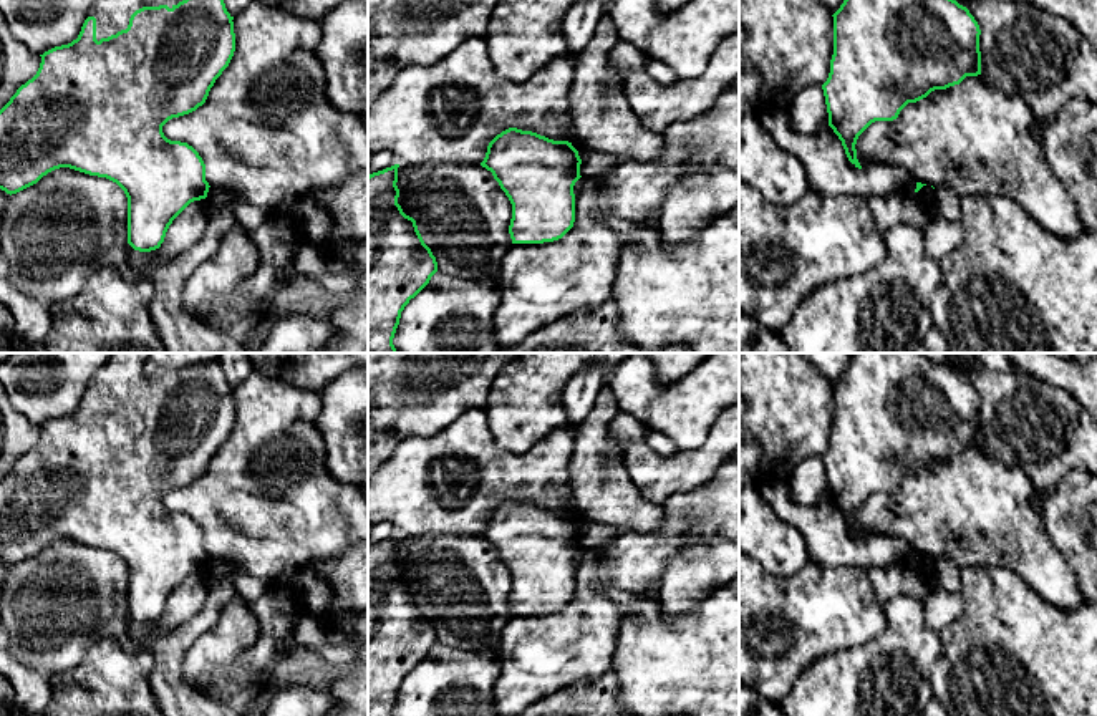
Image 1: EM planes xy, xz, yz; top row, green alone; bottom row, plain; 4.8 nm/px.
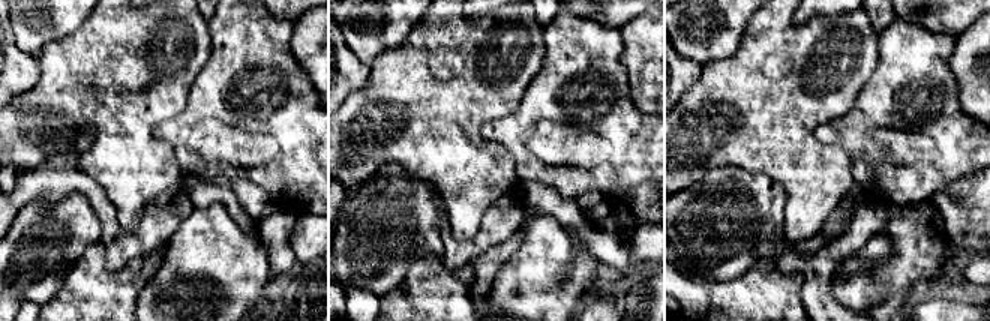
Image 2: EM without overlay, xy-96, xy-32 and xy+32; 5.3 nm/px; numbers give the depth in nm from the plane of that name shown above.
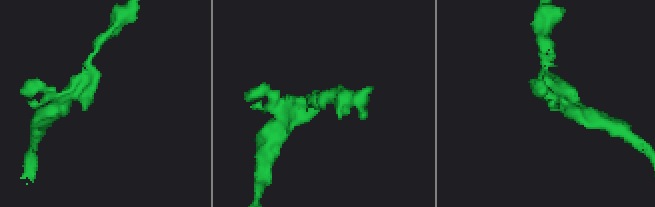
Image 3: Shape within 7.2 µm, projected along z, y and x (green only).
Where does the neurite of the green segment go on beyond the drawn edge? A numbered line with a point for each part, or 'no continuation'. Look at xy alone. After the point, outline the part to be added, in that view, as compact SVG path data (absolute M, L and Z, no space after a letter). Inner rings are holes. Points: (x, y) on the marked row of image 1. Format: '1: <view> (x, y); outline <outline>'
1: xy (111, 15); outline M96 0L88 17L96 18L96 40L126 30L131 15L146 7L144 0Z

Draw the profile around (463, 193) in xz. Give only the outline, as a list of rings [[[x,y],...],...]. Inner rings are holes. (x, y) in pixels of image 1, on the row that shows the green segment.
[[[409,164],[398,167],[401,209],[416,220],[424,244],[431,249],[437,262],[437,272],[471,282],[494,280],[499,275],[504,255],[510,250],[512,239],[509,225],[512,204],[492,172],[481,164]],[[436,219],[466,222],[462,230],[439,232],[433,229]]]

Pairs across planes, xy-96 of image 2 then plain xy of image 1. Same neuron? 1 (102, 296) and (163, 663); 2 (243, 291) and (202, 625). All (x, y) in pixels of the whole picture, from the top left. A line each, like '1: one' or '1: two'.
1: two
2: two

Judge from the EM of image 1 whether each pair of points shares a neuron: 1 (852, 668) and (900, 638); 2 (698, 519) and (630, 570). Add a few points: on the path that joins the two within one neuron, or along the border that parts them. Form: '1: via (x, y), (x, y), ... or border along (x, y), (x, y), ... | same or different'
1: via (864, 663), (879, 650), (889, 650) | same
2: via (681, 529), (647, 561) | same

